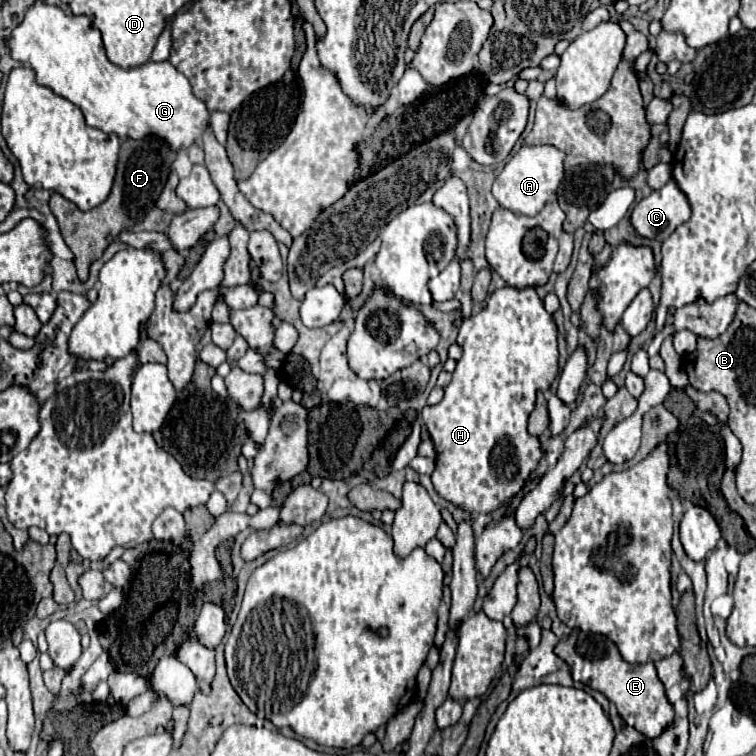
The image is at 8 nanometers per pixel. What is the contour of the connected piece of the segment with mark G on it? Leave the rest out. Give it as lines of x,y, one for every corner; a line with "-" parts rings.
35,1
27,11
23,23
11,31
9,49
13,59
29,63
35,69
39,85
49,87
55,95
65,97
67,101
77,105
89,127
97,127
105,133
115,133
119,139
143,139
147,135
153,135
163,143
169,143
173,151
181,151
199,143
205,127
209,127
211,123
211,113
205,103
201,103
201,99
193,95
189,79
181,75
169,61
147,61
145,65
133,69
121,69
113,65
105,55
101,33
91,27
91,17
65,15
55,5

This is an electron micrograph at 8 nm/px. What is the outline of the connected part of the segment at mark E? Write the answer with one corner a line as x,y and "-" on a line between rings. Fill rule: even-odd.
579,631
577,635
569,635
567,639
559,641
555,647
555,655
561,657
569,667
573,679
585,683
599,693
603,693
615,707
621,719
641,731
647,737
659,737
661,731
673,721
673,707
665,697
665,689
657,677
655,665
645,663
645,665
631,665
623,661
619,655
617,647
613,641
609,641
603,635
595,633
583,633

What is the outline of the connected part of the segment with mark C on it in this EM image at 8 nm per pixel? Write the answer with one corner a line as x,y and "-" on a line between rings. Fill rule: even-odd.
669,181
663,189
645,197
631,213
631,227
643,239
665,241
681,223
691,217
691,207
677,187

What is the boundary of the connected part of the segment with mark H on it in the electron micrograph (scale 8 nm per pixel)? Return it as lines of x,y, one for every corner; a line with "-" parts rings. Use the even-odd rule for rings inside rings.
507,285
491,293
481,313
463,321
457,343
463,345
463,357
457,361
453,381
445,387
439,403
423,407
423,421
437,451
431,481
443,499
467,513
493,513
523,487
543,457
539,437
527,431
527,417
535,407
537,391
547,391
559,375
557,325
553,315
543,309
533,287
517,289

